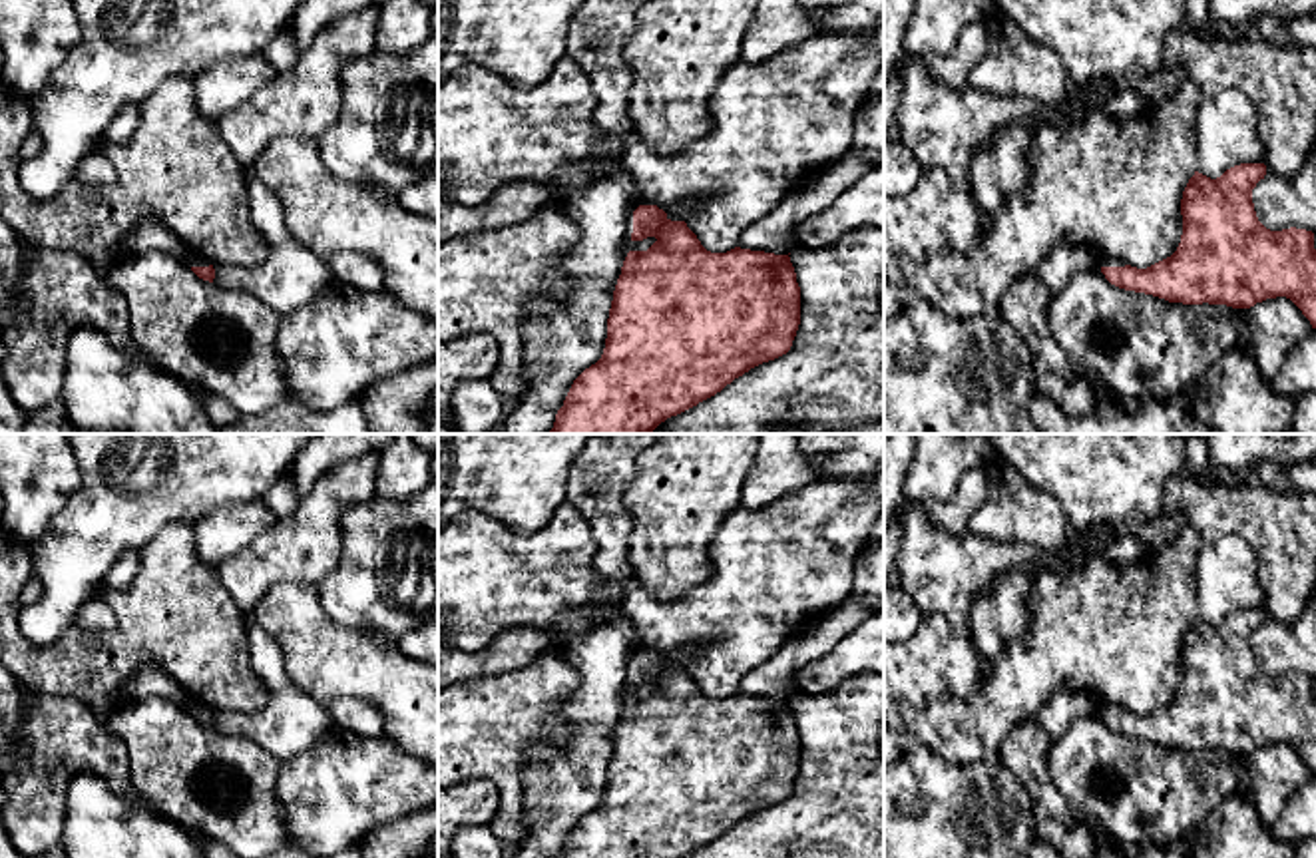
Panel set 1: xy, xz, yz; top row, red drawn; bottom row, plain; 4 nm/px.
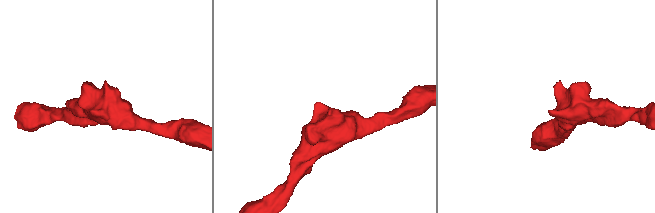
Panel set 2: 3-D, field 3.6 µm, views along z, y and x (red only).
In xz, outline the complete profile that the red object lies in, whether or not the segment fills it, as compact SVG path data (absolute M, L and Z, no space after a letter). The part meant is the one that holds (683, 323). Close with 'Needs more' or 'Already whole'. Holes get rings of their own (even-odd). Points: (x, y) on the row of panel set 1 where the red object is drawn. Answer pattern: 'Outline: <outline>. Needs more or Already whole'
Outline: M643 201L629 217L627 217L627 239L643 241L647 237L655 237L657 241L647 251L629 251L621 267L621 275L617 279L613 301L607 319L607 338L601 358L585 368L571 384L563 406L555 414L553 428L549 434L649 434L661 422L671 416L677 416L699 402L715 396L735 378L743 376L751 368L774 360L786 354L792 346L800 324L800 287L796 283L796 273L788 255L774 255L765 251L751 251L735 247L727 253L711 253L707 251L697 235L687 227L685 221L671 221L663 209Z. Needs more

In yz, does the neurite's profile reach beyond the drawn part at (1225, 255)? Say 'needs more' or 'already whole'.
needs more

